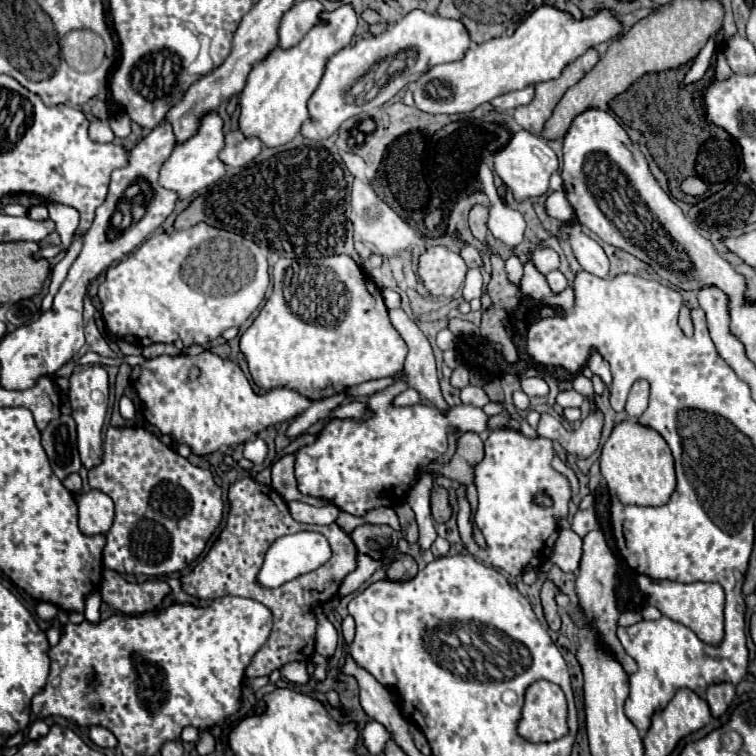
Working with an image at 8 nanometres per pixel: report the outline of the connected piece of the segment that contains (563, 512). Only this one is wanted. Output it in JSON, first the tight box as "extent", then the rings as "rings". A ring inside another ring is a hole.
{"extent":[457,427,571,577],"rings":[[[509,427],[489,433],[489,439],[485,441],[485,457],[473,465],[475,487],[479,491],[477,527],[489,545],[487,551],[481,551],[471,539],[469,501],[465,495],[465,485],[457,489],[457,525],[461,539],[473,557],[481,559],[485,565],[503,569],[505,573],[517,577],[527,569],[539,569],[539,565],[545,561],[545,545],[547,557],[551,555],[551,549],[559,537],[559,521],[567,517],[571,499],[567,477],[555,471],[551,465],[553,455],[555,449],[551,439],[529,439],[521,431]],[[537,489],[549,489],[549,495],[553,497],[553,507],[537,507],[533,503],[533,495]]]}

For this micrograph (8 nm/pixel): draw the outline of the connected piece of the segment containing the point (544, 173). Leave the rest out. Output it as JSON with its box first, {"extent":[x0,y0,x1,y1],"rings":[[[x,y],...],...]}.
{"extent":[493,129,559,199],"rings":[[[515,129],[509,143],[499,149],[493,155],[495,173],[503,179],[503,183],[513,191],[515,199],[527,199],[527,197],[539,197],[549,191],[549,177],[557,171],[559,161],[555,151],[547,145],[543,137],[537,137],[533,133],[527,133],[525,129]]]}

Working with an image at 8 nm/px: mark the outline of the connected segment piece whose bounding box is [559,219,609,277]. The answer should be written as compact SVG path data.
M573 219L571 223L563 223L559 233L567 237L577 261L581 263L581 267L587 273L597 275L597 277L609 275L609 257L605 255L603 247L595 239L591 239L589 235L583 233L577 219Z

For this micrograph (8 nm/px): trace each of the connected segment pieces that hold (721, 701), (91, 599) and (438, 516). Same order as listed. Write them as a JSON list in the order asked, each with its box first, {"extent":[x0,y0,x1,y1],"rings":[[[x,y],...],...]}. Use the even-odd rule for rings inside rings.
[{"extent":[705,681,735,717],"rings":[[[727,681],[709,685],[707,687],[707,695],[705,695],[705,699],[707,699],[709,707],[711,707],[711,713],[715,717],[719,717],[727,709],[727,705],[731,703],[733,697],[735,697],[735,685],[727,683]]]},{"extent":[85,591,101,623],"rings":[[[91,591],[85,601],[85,619],[87,621],[91,621],[91,623],[99,621],[99,605],[101,605],[99,591]]]},{"extent":[431,485,451,523],"rings":[[[439,485],[431,489],[431,515],[437,523],[447,523],[451,517],[451,507],[449,507],[449,497],[447,491]]]}]

